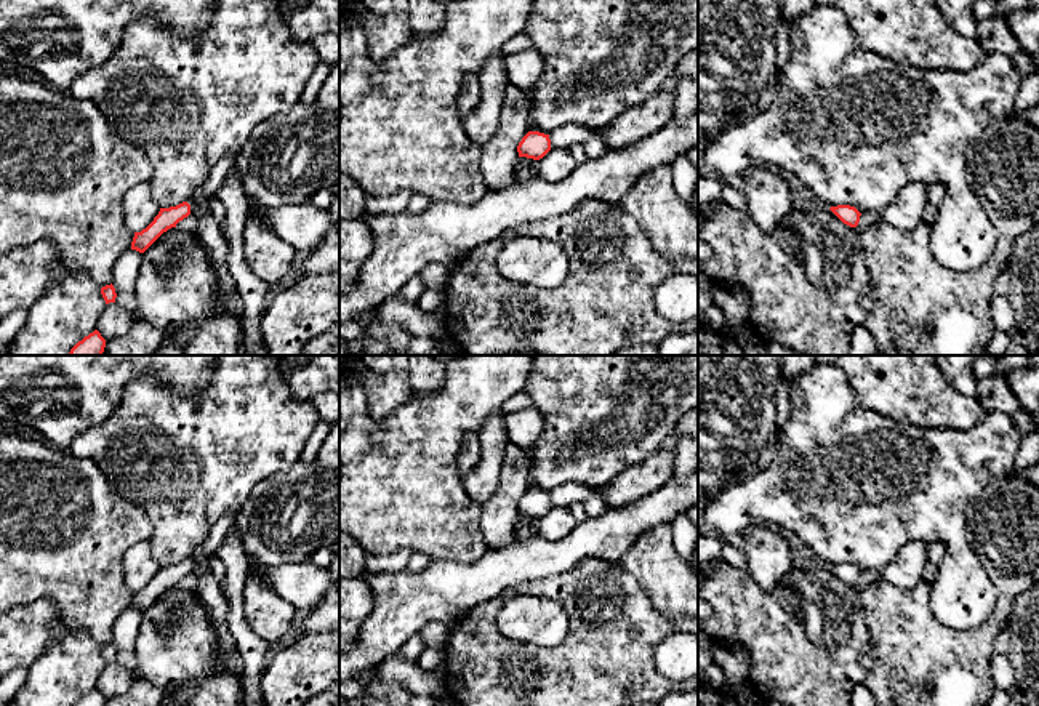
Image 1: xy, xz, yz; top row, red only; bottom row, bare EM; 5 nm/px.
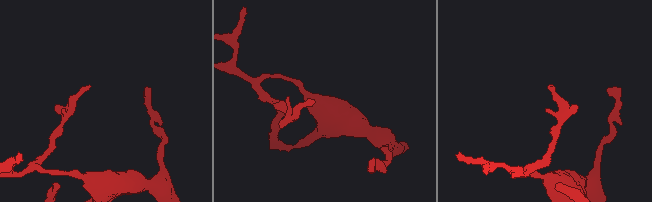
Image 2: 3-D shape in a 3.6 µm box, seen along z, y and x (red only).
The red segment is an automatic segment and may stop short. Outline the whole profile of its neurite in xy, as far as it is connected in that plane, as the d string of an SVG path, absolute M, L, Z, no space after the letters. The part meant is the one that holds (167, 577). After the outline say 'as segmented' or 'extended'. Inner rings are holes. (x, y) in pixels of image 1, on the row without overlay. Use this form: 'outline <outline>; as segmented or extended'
outline M187 560L170 567L160 567L158 573L146 588L134 591L131 608L144 612L163 591L176 586L176 583L189 573L191 564Z; as segmented

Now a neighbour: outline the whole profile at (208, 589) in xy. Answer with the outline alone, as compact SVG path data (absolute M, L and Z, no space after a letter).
M199 548L194 551L195 560L192 562L191 573L197 576L194 588L197 597L210 610L213 624L216 626L219 658L215 661L218 668L226 668L231 674L239 677L242 685L243 661L237 652L235 640L227 629L227 600L223 594L221 584L210 568L208 557L202 557Z

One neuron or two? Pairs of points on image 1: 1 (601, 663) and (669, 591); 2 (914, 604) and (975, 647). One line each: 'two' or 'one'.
1: two
2: one

